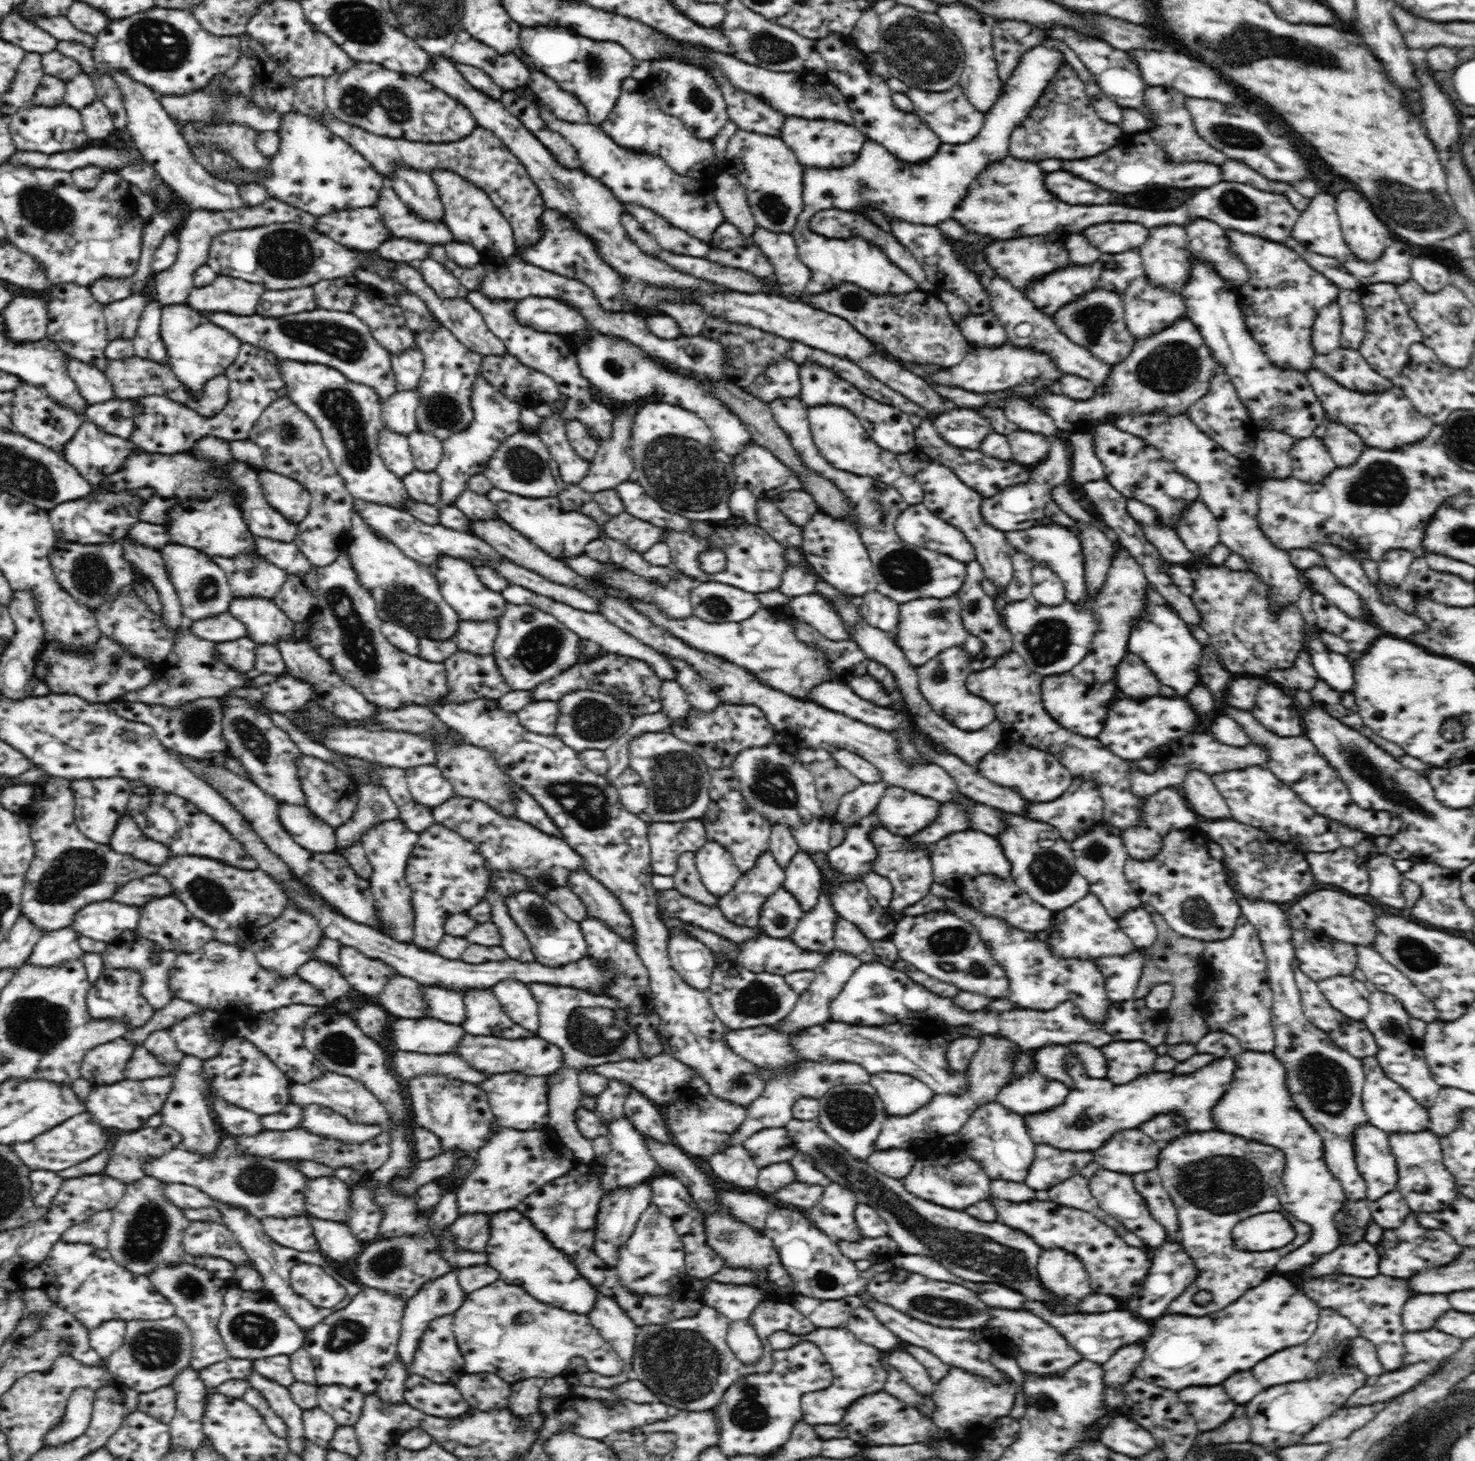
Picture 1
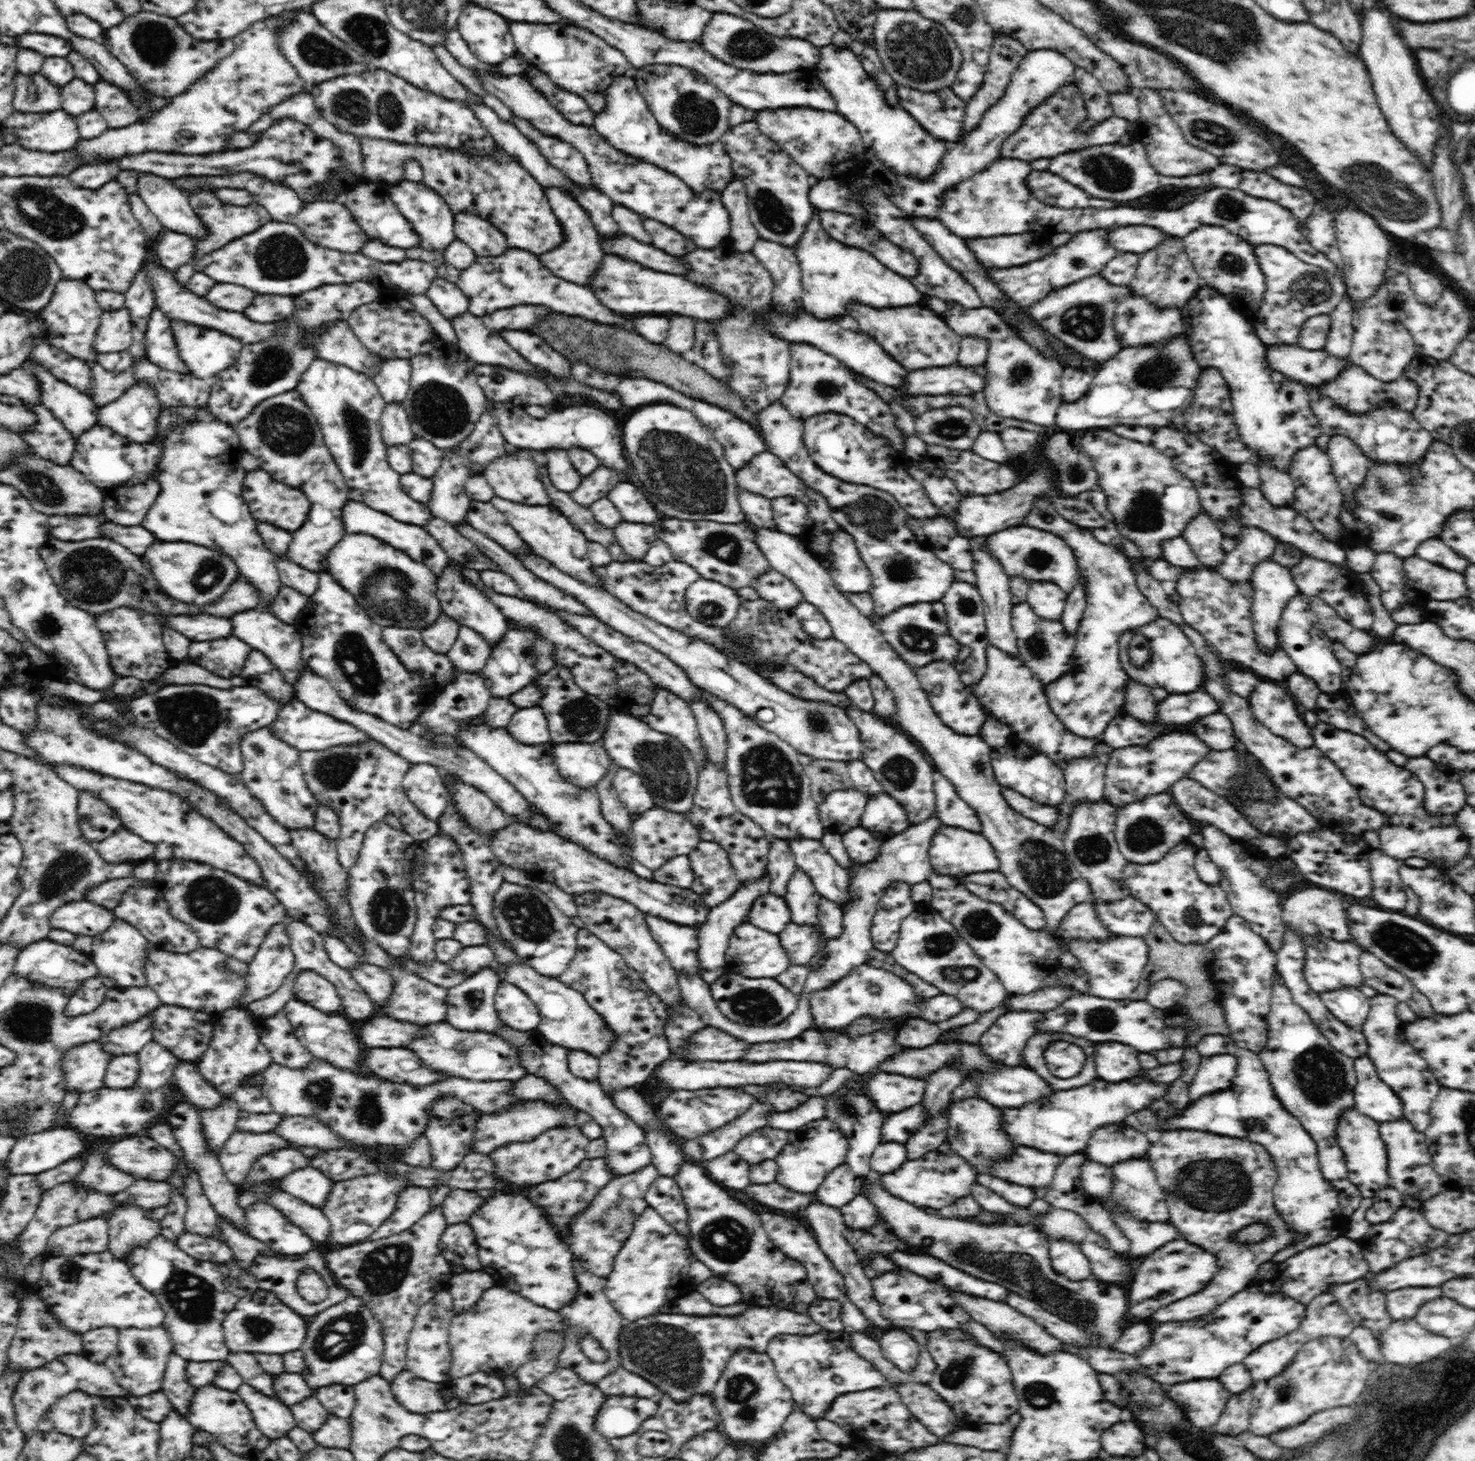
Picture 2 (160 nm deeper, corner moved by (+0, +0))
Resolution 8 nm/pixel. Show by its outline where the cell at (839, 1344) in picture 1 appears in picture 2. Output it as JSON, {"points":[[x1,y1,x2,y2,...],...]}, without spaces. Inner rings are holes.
{"points":[[823,1329,812,1336,778,1334,768,1343,766,1353,772,1359,777,1378,791,1390,794,1402,804,1412,808,1412,808,1416,822,1418,836,1396,846,1392,878,1388,886,1382,886,1378,878,1370,874,1370,870,1362,862,1360,852,1350,848,1342,849,1334,844,1334,844,1342,838,1340,842,1340,842,1334,832,1334,831,1331]]}

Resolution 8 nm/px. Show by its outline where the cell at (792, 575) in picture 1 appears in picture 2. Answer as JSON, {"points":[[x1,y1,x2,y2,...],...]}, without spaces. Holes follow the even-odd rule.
{"points":[[774,569,761,574,759,579,752,582,751,587,758,593,760,599,771,602,777,610,791,611,803,601,803,594,798,587]]}

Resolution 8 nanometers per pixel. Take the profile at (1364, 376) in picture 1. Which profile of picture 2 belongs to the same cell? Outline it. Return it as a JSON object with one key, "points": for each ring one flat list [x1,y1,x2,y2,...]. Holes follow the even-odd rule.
{"points":[[1273,344,1265,347,1265,357,1270,368,1306,386,1328,382,1352,364,1348,356,1336,358,1330,356,1323,348,1306,350,1290,344]]}

